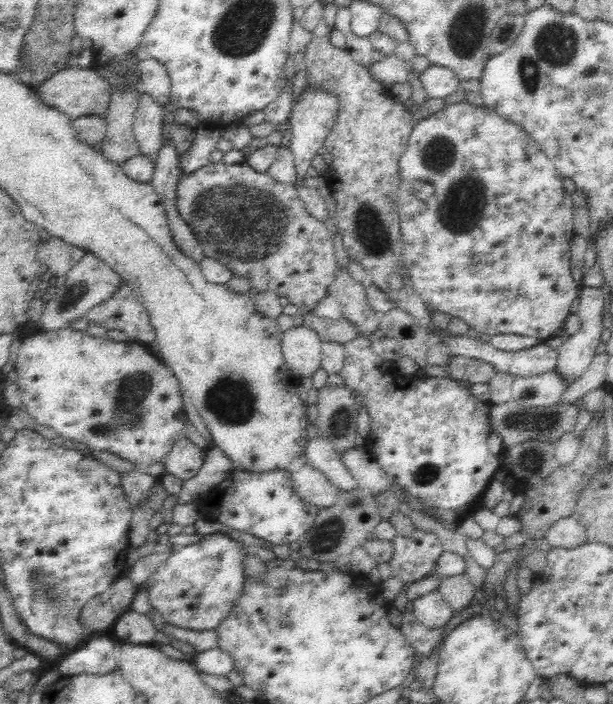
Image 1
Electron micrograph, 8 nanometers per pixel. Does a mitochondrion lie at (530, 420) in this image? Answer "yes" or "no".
yes

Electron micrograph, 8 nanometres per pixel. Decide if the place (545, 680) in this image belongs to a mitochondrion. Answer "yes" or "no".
no

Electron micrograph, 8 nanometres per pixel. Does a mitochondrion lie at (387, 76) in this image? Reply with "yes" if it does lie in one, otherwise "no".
no

